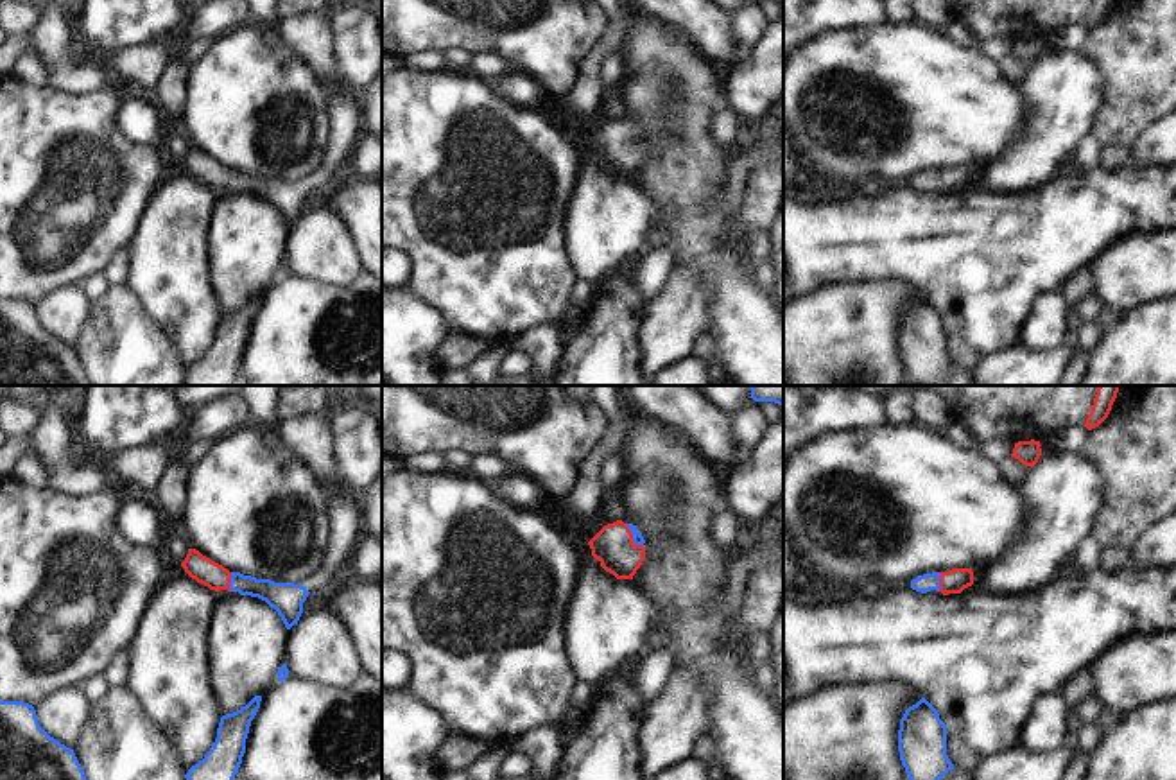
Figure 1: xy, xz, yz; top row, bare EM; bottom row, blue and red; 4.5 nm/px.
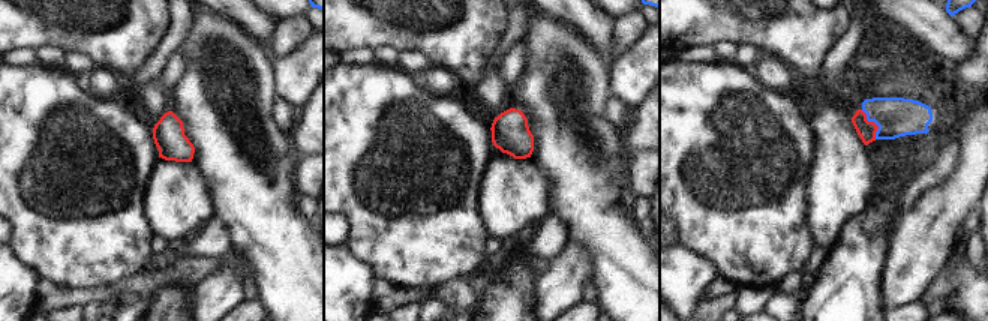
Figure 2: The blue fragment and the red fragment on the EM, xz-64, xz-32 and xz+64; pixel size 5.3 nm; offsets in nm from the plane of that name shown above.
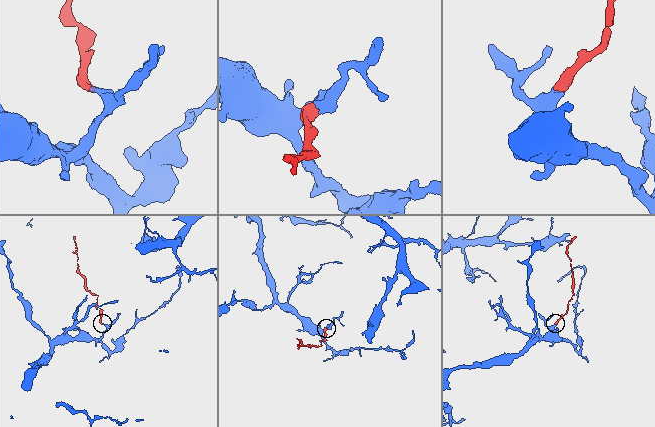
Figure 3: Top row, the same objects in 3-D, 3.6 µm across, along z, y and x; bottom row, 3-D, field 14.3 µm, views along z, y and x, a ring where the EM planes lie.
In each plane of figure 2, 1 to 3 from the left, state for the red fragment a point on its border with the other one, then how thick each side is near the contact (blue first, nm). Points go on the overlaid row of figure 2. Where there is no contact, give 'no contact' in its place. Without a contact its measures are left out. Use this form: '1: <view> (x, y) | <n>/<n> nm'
1: no contact
2: no contact
3: xz+64 (874, 122) | 220/100 nm

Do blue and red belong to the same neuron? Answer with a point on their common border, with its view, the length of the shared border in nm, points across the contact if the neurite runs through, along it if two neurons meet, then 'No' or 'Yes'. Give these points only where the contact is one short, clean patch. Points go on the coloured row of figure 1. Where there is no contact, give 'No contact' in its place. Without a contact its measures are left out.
Touches blue at xz (633, 538). Shared border 130 nm. Path across: xz (637, 538), (633, 538), (612, 546). Yes.

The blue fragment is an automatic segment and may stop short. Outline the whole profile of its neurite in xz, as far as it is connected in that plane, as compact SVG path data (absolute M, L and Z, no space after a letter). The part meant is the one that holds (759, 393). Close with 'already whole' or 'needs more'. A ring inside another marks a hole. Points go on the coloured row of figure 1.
M749 386L755 402L774 402L783 407L783 386Z; already whole

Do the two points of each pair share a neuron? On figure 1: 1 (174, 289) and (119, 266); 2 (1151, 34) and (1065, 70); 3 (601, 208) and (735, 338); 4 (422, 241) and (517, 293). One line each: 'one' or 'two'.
1: two
2: two
3: two
4: one

